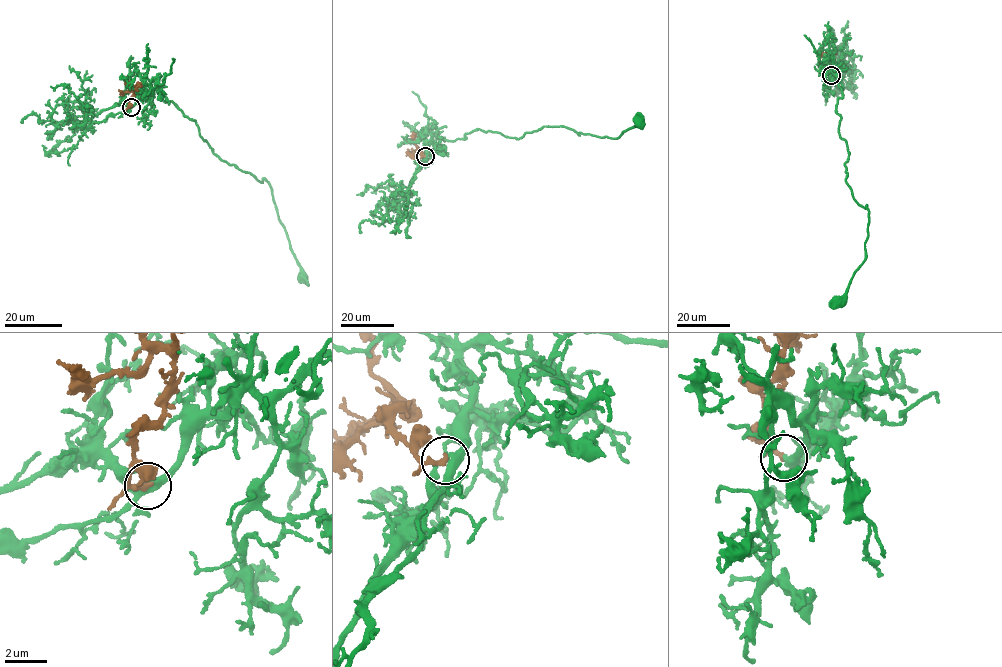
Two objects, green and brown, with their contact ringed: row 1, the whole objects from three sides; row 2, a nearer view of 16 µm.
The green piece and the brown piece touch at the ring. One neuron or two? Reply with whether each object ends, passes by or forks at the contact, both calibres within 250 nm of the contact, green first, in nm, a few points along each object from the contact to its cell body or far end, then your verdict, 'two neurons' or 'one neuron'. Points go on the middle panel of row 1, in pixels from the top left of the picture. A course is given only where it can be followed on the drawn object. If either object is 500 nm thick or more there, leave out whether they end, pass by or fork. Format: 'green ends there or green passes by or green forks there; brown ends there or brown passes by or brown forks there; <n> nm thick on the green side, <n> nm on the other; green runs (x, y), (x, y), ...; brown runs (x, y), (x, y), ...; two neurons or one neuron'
green forks there; brown ends there; 360 nm thick on the green side, 240 nm on the other; green runs (425, 156), (433, 136), (452, 141), (481, 129), (517, 139), (554, 126), (578, 135), (619, 138), (639, 121); brown runs (425, 156), (418, 152), (410, 135); one neuron

